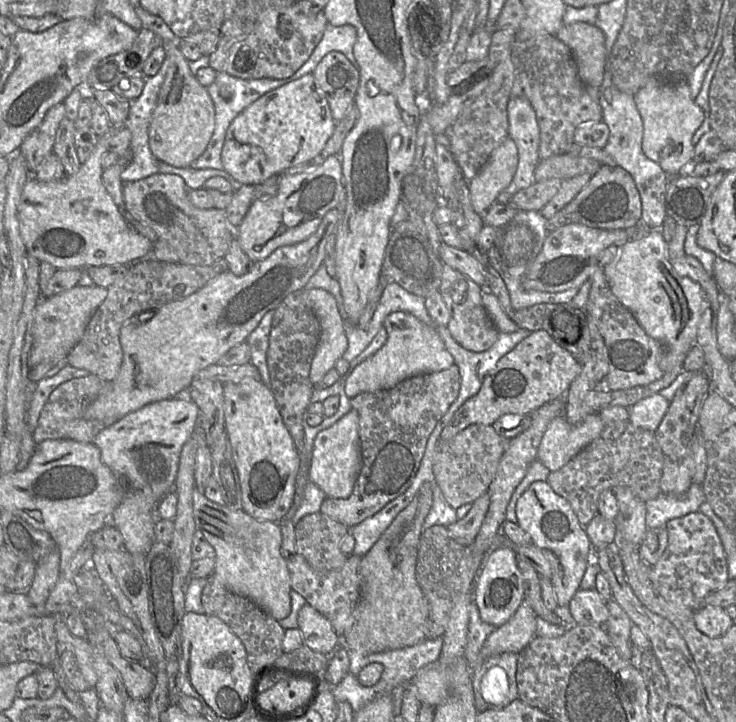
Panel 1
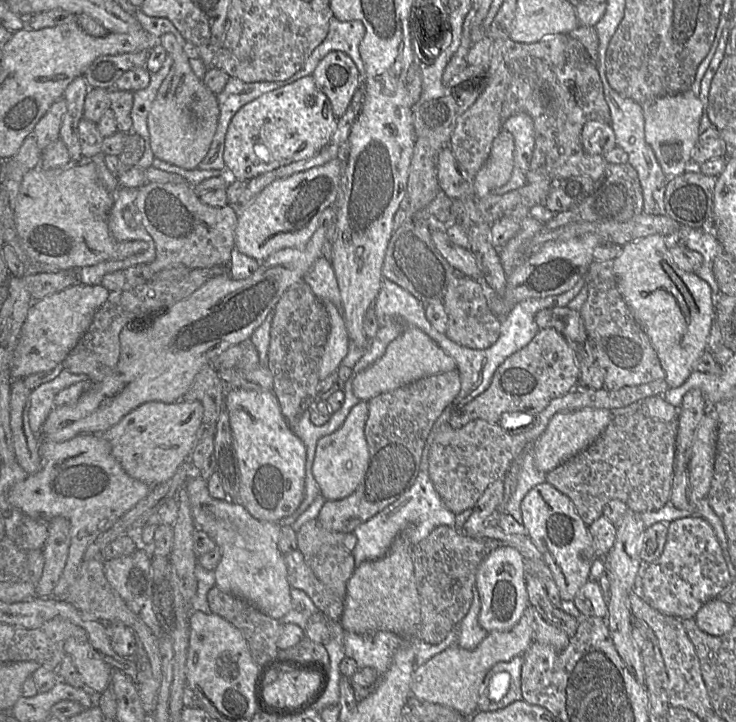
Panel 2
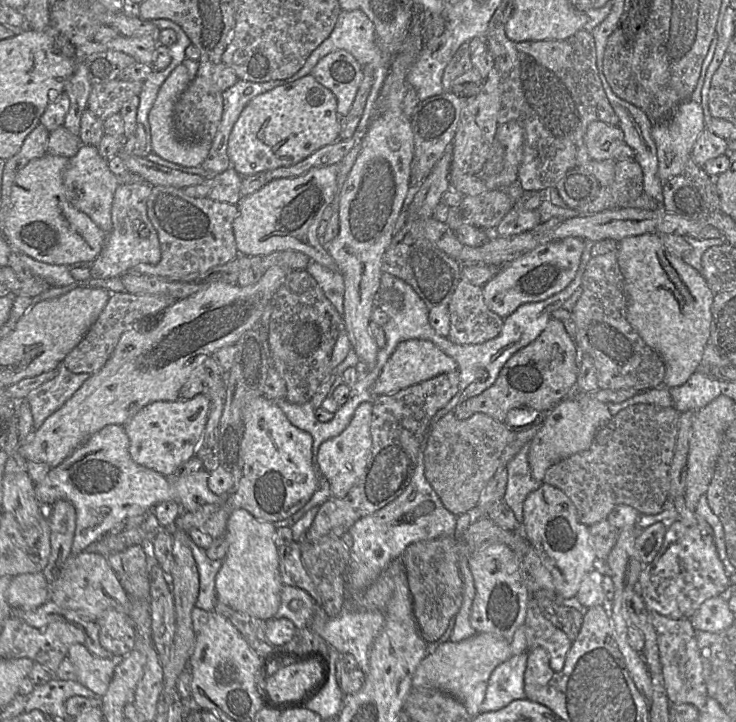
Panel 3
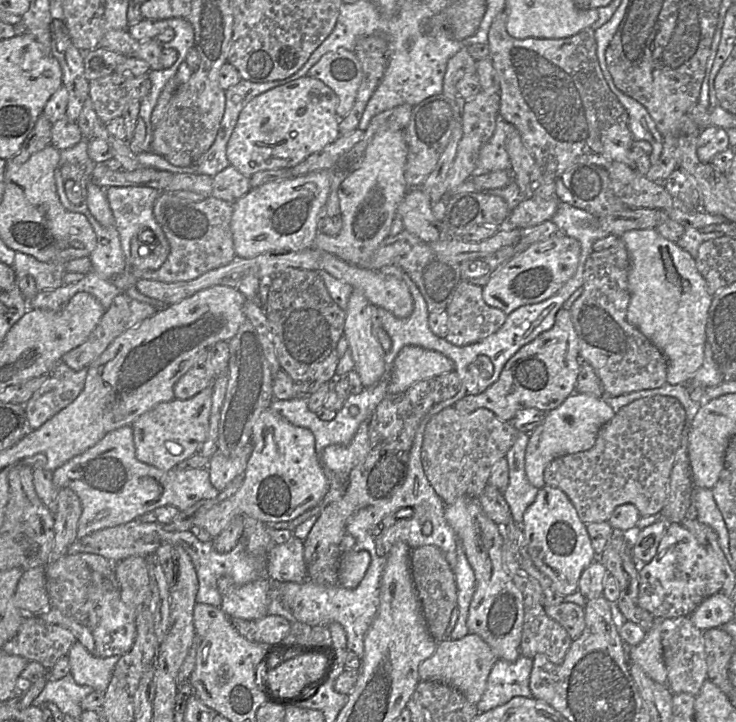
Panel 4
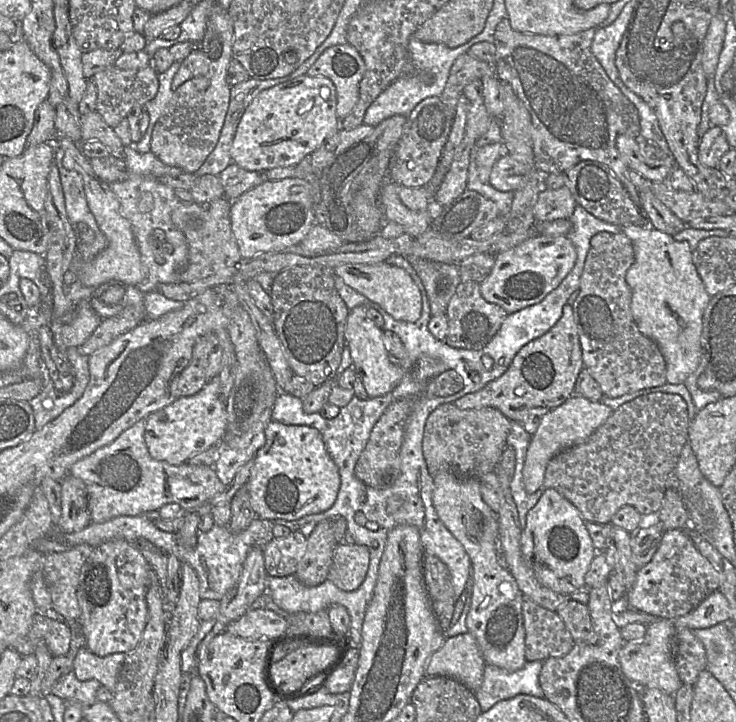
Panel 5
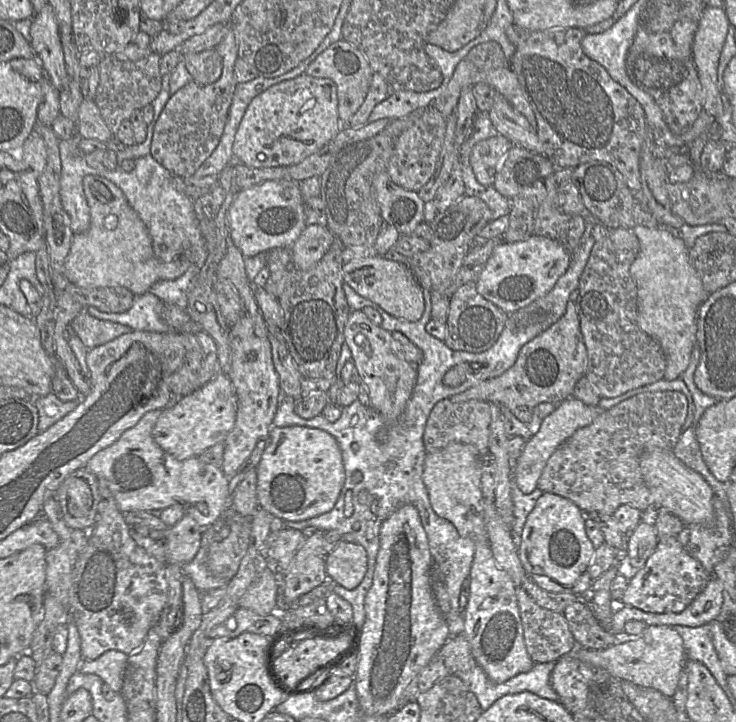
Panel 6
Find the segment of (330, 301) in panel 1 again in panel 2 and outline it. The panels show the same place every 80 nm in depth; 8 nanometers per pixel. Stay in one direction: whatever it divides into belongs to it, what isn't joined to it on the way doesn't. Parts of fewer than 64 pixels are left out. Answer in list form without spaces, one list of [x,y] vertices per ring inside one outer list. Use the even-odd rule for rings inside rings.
[[[330,301],[321,302],[328,313],[330,323],[328,340],[318,369],[318,377],[323,380],[332,372],[338,370],[348,353],[349,337],[344,319],[338,313],[335,305]]]

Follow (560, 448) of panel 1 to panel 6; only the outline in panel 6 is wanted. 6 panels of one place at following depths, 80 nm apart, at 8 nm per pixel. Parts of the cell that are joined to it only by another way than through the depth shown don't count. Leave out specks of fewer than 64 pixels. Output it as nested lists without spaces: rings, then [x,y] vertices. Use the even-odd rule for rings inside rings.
[[[571,397],[557,404],[556,409],[545,417],[539,431],[527,442],[512,470],[512,478],[524,494],[530,494],[537,488],[542,471],[555,450],[569,439],[576,430],[588,426],[602,413],[597,406],[588,406],[582,401]]]

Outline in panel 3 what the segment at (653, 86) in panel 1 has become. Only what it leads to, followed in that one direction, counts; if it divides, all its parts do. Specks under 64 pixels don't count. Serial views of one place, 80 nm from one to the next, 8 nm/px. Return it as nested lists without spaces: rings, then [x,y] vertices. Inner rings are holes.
[[[692,99],[680,104],[668,120],[653,124],[651,136],[657,149],[658,176],[662,181],[684,172],[685,164],[691,157],[694,144],[704,129],[706,126],[702,105]]]

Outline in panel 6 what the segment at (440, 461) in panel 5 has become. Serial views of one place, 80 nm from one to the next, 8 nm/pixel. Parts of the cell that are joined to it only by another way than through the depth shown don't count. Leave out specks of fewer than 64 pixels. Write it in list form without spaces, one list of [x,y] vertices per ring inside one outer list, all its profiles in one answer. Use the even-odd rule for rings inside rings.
[[[443,399],[432,408],[423,434],[427,453],[436,452],[451,442],[473,445],[482,455],[489,453],[489,435],[491,423],[491,403],[481,400],[469,400],[454,403]]]

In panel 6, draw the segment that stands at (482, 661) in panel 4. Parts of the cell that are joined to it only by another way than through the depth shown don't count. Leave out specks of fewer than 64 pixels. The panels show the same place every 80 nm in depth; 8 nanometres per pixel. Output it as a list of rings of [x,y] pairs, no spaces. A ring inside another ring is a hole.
[[[462,635],[449,637],[449,640],[436,654],[448,668],[451,675],[469,671],[478,666],[466,637]]]

